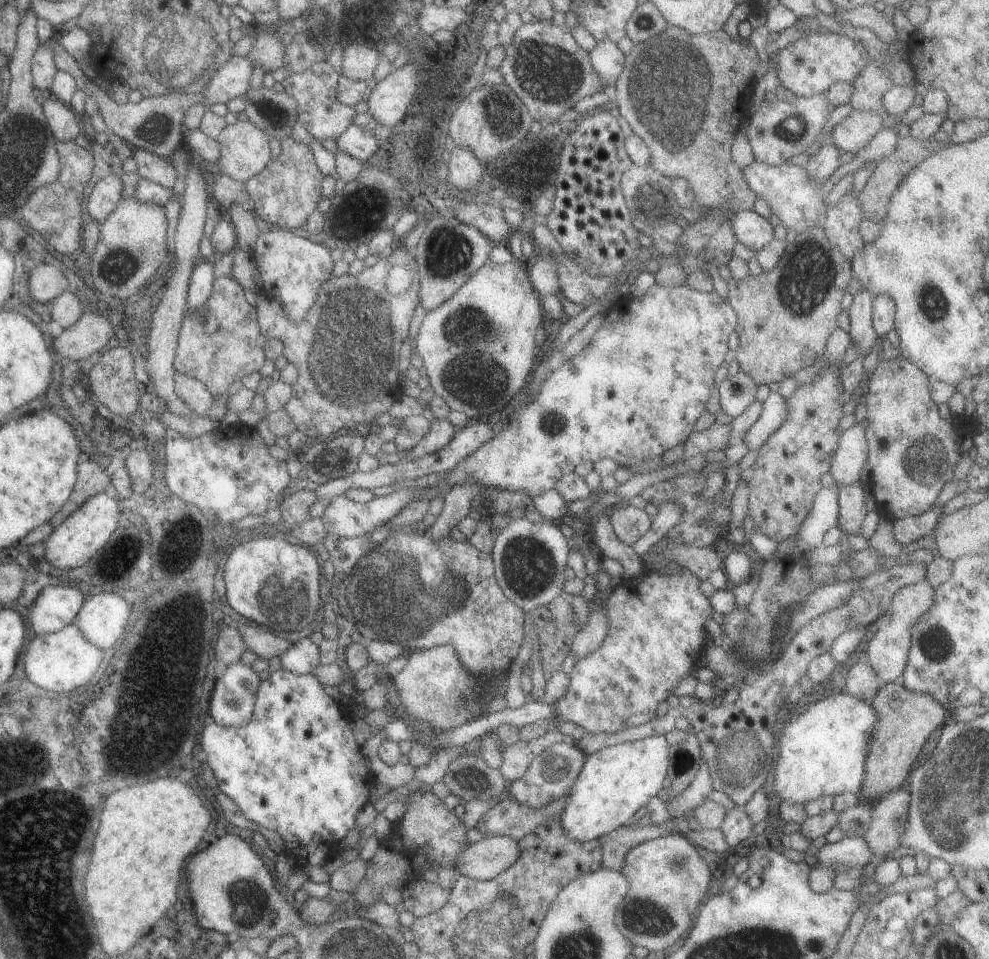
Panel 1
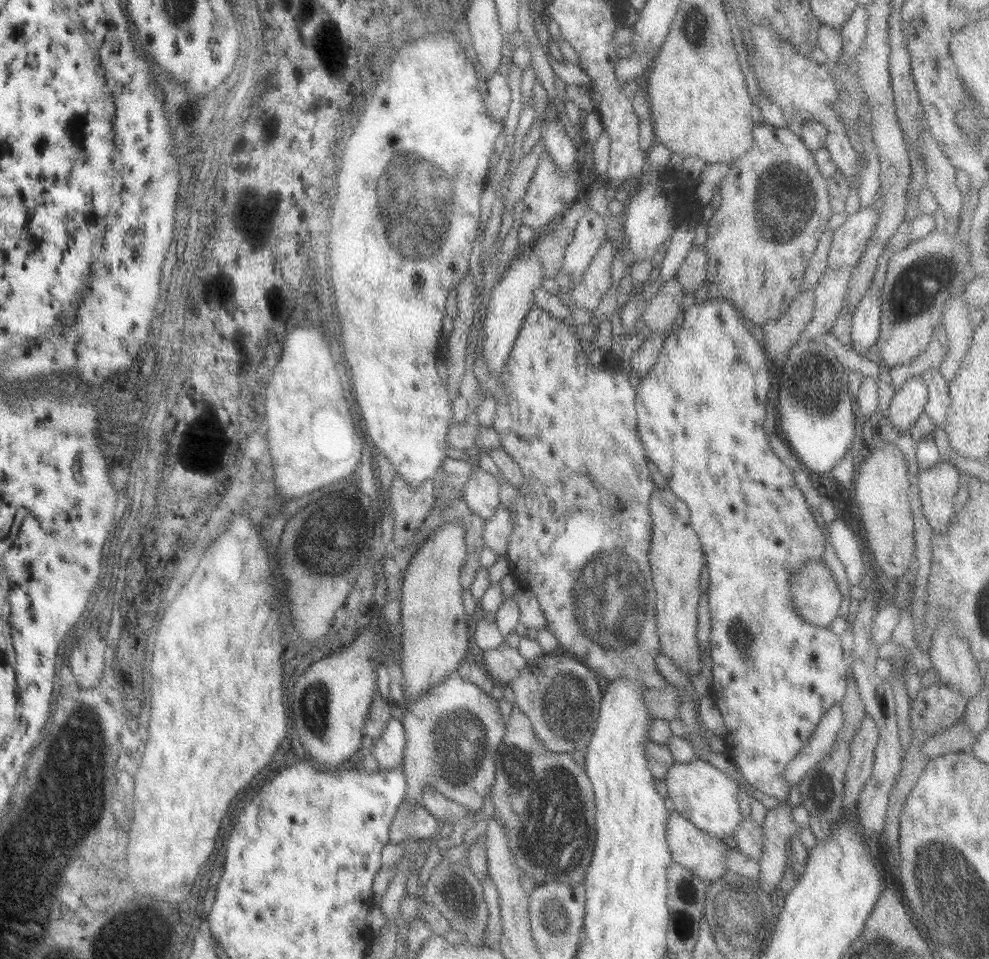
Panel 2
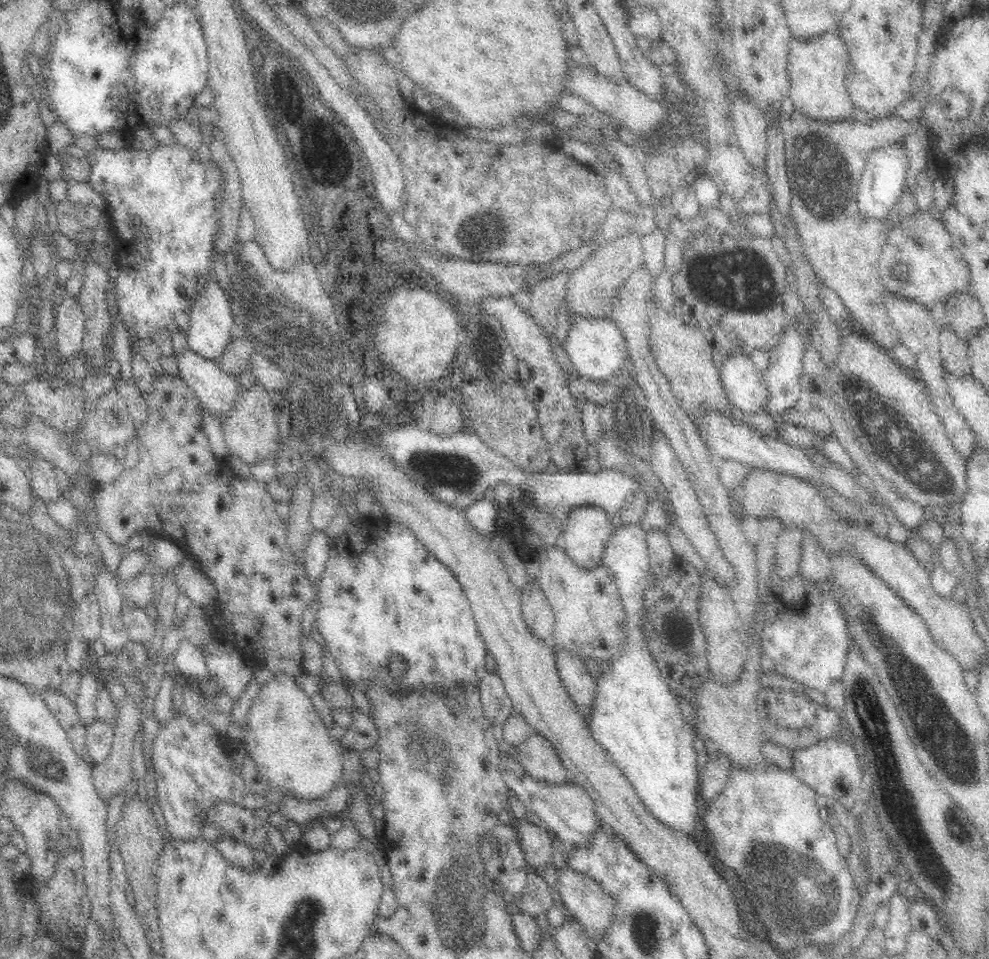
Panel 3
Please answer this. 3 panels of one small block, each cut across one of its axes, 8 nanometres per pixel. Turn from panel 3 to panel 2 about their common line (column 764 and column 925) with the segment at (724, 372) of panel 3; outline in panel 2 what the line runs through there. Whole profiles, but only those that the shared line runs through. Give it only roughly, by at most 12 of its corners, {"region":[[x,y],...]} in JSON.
{"region":[[920,376],[894,389],[887,420],[895,432],[908,432],[926,403]]}

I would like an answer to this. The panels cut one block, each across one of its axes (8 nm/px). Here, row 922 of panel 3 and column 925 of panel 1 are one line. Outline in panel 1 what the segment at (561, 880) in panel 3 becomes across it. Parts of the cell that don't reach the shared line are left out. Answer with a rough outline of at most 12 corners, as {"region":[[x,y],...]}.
{"region":[[923,579],[890,600],[889,624],[864,653],[881,684],[902,675],[911,625],[932,603]]}

